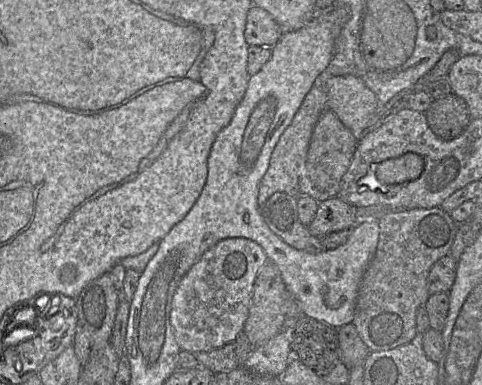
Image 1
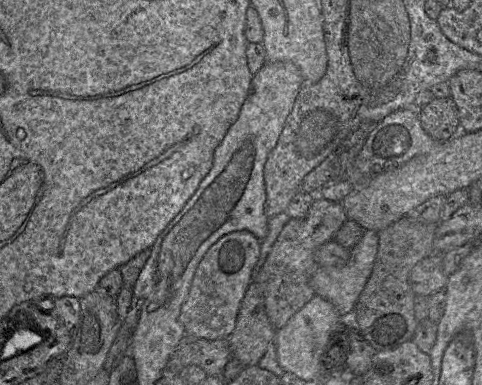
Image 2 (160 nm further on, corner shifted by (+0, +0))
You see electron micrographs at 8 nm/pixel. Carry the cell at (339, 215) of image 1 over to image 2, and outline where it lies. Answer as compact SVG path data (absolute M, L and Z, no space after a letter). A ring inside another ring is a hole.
M315 196L305 218L289 219L283 227L255 279L263 295L266 314L276 330L283 328L315 296L310 285L310 280L319 267L314 253L324 243L333 241L346 221L347 216L341 203Z

